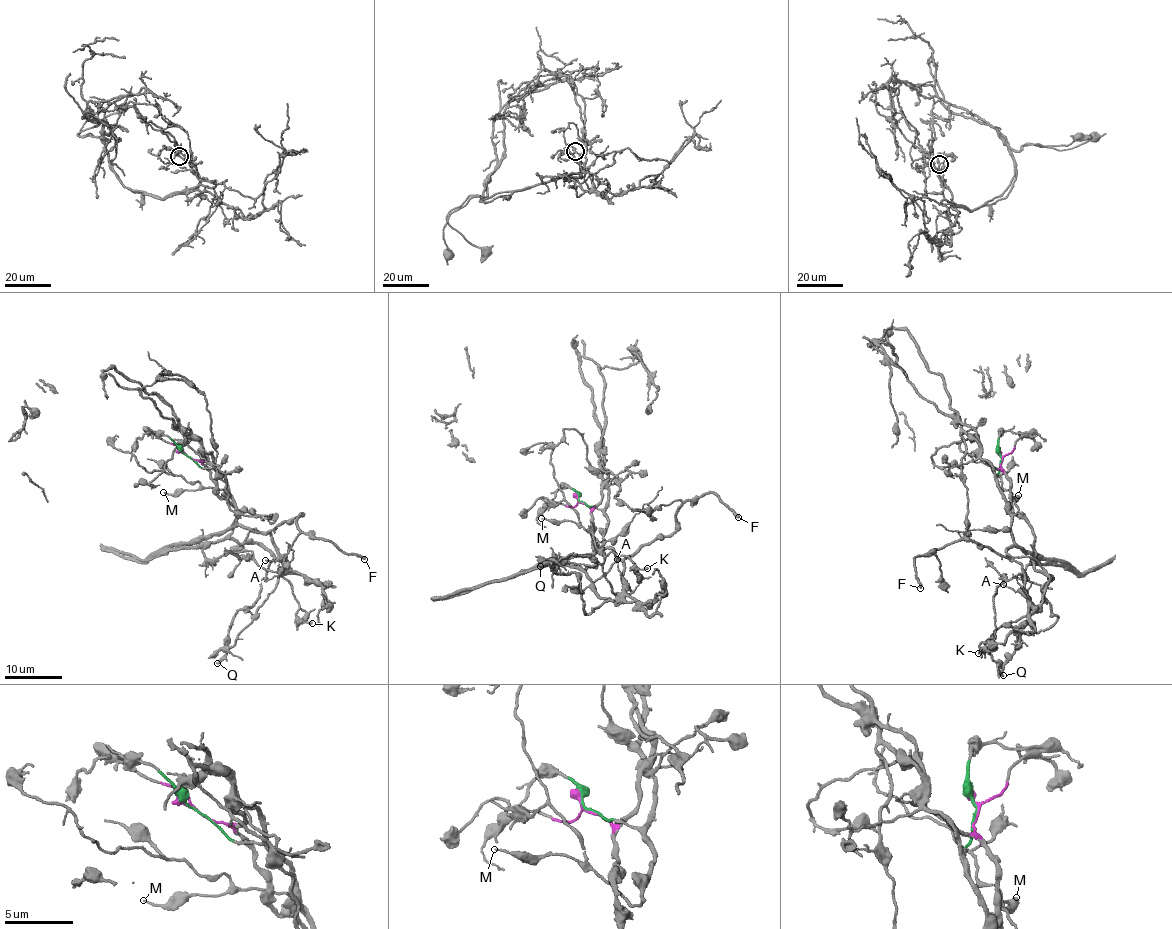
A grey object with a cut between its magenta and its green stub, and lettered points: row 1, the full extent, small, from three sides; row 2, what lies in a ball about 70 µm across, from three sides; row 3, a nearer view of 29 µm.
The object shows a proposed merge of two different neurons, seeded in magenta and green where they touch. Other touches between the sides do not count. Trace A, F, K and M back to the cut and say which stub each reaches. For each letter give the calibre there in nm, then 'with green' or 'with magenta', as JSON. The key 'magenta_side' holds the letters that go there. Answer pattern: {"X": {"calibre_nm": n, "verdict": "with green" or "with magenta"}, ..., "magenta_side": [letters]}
{"A": {"calibre_nm": 110, "verdict": "with green"}, "F": {"calibre_nm": 280, "verdict": "with green"}, "K": {"calibre_nm": 200, "verdict": "with magenta"}, "M": {"calibre_nm": 120, "verdict": "with green"}, "magenta_side": ["K"]}

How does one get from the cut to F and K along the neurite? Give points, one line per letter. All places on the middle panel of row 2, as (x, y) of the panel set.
F: (579, 500), (601, 509), (608, 522), (599, 548), (621, 559), (668, 536), (689, 500), (716, 493), (738, 517)
K: (579, 500), (593, 522), (596, 566), (554, 556), (600, 564), (611, 552), (627, 556), (635, 573), (648, 568)

